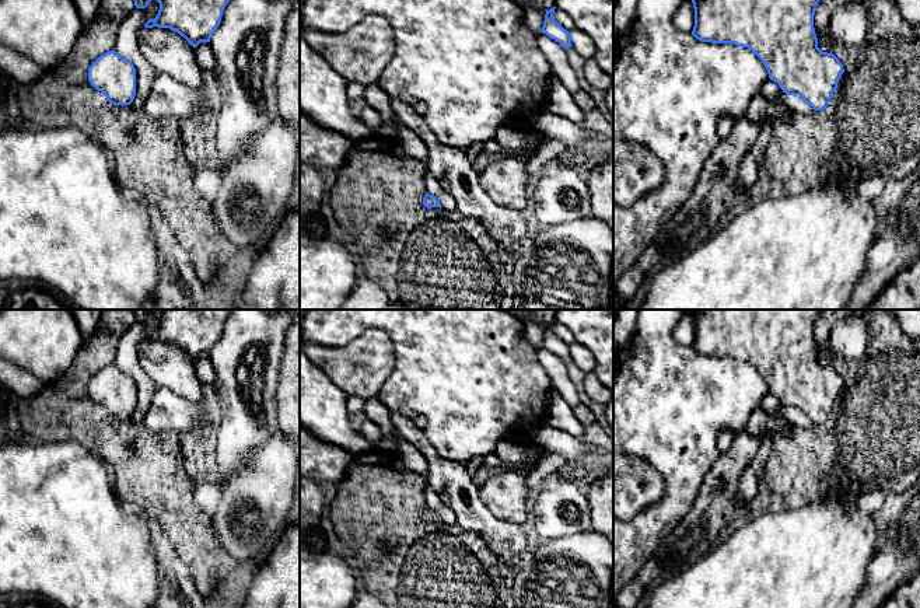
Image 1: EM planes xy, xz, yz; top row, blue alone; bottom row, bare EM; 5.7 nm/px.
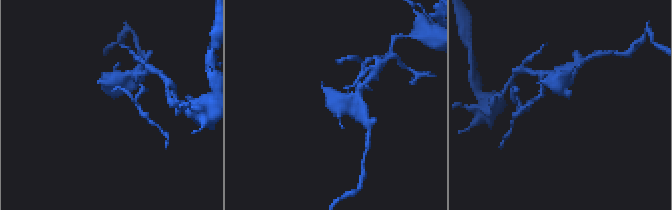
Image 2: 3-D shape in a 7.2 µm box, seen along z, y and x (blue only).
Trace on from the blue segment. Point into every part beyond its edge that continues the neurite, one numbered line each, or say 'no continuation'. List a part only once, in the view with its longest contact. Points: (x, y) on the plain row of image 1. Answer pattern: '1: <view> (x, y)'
no continuation

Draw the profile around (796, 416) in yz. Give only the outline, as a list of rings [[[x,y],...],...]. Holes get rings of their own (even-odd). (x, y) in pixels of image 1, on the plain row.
[[[781,406],[780,409],[772,412],[772,415],[788,419],[793,424],[797,424],[800,427],[814,426],[812,420],[807,417],[800,409],[788,409],[786,406]]]

